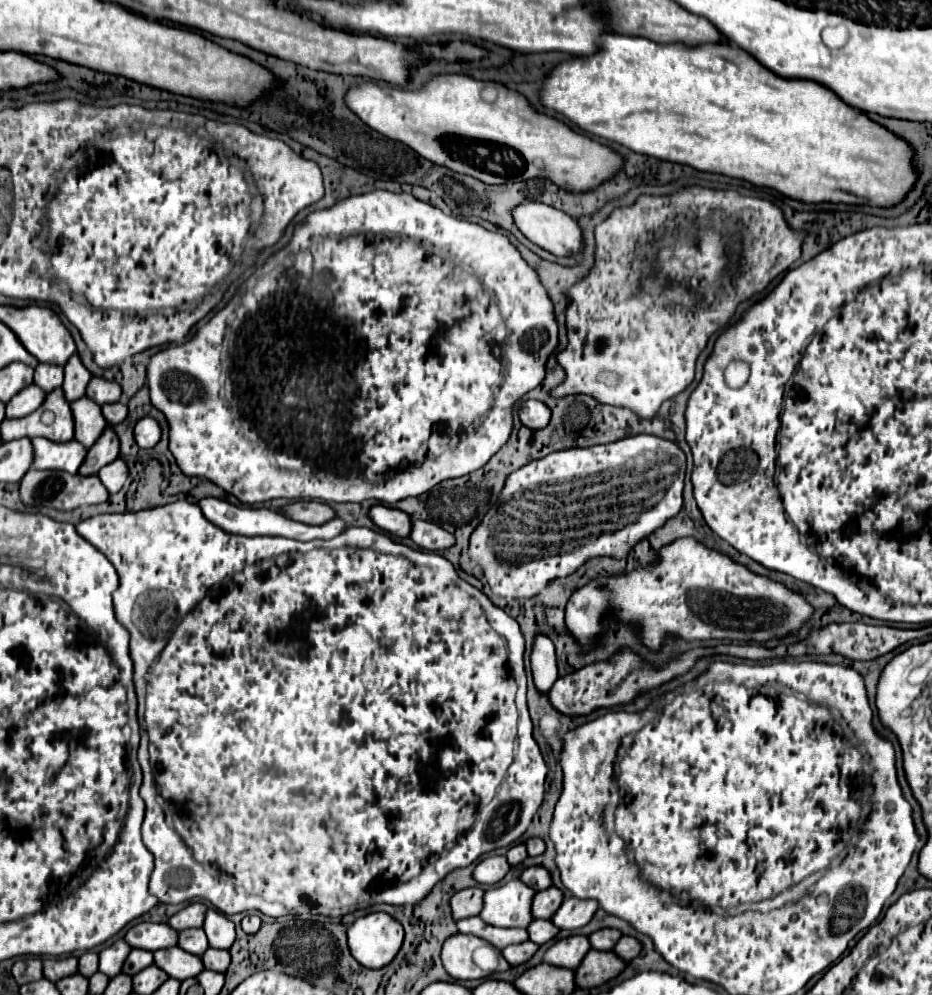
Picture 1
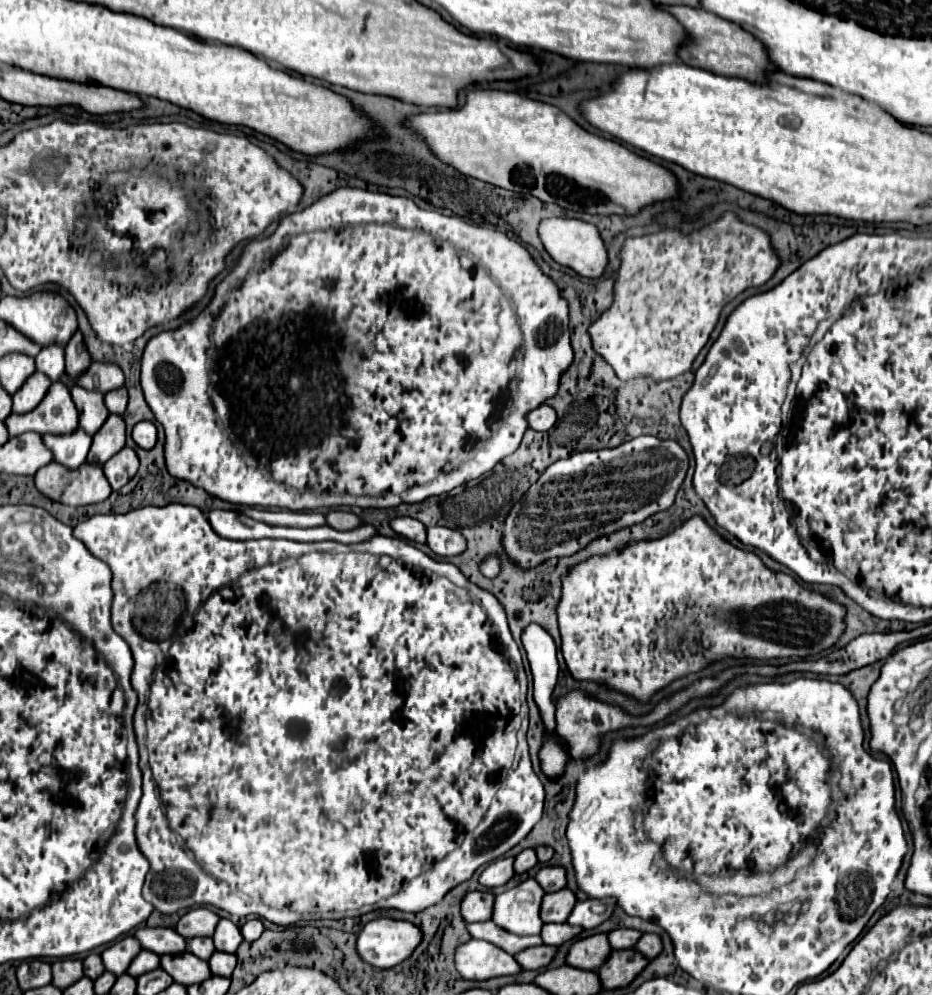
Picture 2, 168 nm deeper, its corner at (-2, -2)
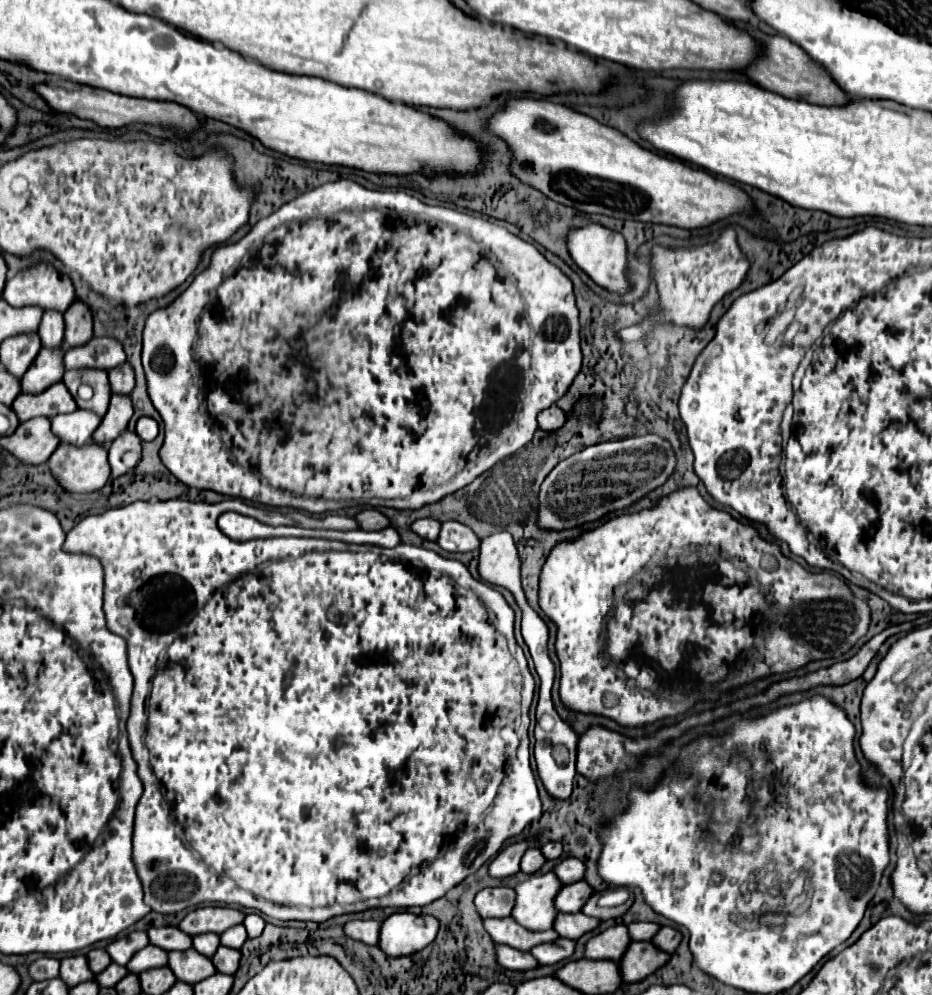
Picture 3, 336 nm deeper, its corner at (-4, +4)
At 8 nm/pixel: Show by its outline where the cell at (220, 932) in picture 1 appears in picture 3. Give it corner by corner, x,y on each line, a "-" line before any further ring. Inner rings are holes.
242,924
234,926
232,930
226,930
222,936
220,936
220,942
228,948
242,948
242,944
248,940
246,936
246,928

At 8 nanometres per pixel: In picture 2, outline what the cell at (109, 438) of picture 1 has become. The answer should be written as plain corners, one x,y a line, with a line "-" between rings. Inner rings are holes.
112,414
104,422
104,426
94,434
92,448
88,454
88,464
104,466
112,456
116,456
122,448
126,446
126,436
124,436
124,422
120,416

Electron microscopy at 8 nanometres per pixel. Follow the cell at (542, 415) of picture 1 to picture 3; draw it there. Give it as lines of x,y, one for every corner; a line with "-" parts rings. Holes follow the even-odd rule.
550,406
538,416
538,424
544,432
554,432
554,430
562,428
564,422
566,422
566,414
558,406

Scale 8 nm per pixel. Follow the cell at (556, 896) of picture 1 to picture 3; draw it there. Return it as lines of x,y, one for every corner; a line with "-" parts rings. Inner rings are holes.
580,880
564,886
554,902
560,912
580,912
592,894
594,890
588,884
584,884
584,880

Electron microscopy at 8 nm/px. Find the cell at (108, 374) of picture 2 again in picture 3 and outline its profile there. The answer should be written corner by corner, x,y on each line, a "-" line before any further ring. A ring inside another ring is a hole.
92,338
82,346
66,352
66,370
70,368
102,368
110,370
126,360
124,348
114,338

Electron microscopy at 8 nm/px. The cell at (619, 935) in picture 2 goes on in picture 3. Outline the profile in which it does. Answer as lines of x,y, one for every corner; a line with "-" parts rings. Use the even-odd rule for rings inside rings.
632,922
628,930
630,930
632,940
652,940
656,932
660,930
660,926
654,922

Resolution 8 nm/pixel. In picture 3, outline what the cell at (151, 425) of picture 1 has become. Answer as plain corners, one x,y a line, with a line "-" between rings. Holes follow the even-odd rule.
140,418
138,424
136,424
136,434
142,438
142,440
154,440
158,436
158,424
156,420
152,418

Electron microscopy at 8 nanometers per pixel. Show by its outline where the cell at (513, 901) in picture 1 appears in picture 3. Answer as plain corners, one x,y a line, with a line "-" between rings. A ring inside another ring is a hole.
554,872
532,874
516,886
516,906
512,918
528,930
550,930
558,916
554,898
562,882

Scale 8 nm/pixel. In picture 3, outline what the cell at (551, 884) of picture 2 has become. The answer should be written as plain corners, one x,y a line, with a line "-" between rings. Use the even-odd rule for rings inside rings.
566,858
566,860
562,860
562,862
554,868
554,872
556,872
556,876
560,878
562,884
574,884
574,882
578,882
578,880
584,878
586,868
584,868
584,864
582,864
580,860
576,860
576,858

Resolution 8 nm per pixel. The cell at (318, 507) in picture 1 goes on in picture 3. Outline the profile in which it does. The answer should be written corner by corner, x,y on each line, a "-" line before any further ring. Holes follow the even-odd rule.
364,510
356,516
362,530
384,530
390,526
390,520
378,510

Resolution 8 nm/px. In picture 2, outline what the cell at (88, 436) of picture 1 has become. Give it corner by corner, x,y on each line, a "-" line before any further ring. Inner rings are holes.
74,386
70,392
72,392
72,400
80,412
80,428
86,434
94,436
108,418
108,410
104,406
104,396
88,392
80,386

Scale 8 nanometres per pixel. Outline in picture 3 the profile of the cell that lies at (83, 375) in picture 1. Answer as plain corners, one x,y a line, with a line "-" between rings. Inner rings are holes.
74,300
70,308
64,312
64,322
66,322
66,332
64,332
64,346
74,348
92,338
92,312
86,302

